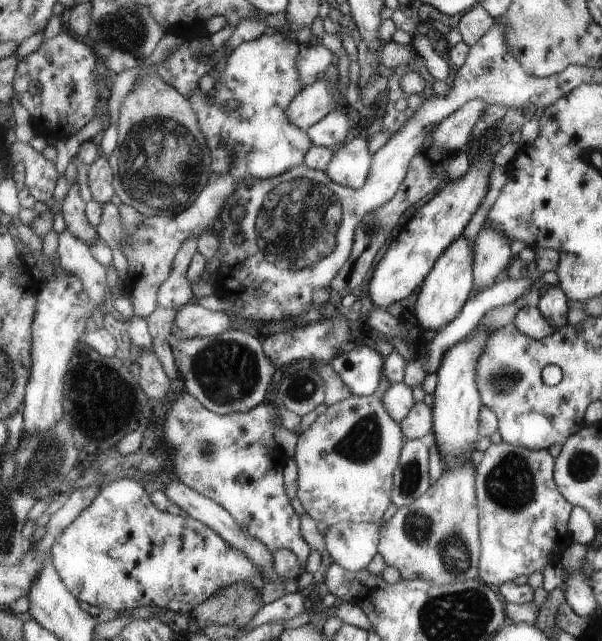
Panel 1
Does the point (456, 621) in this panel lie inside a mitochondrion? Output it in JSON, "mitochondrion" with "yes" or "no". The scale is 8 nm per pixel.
{"mitochondrion":"yes"}

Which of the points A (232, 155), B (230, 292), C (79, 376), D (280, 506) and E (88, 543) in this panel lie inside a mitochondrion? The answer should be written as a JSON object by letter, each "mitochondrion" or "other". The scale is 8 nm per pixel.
{"A":"other","B":"other","C":"other","D":"other","E":"other"}

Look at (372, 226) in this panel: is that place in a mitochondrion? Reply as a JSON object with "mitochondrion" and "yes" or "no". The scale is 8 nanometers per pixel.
{"mitochondrion":"yes"}

